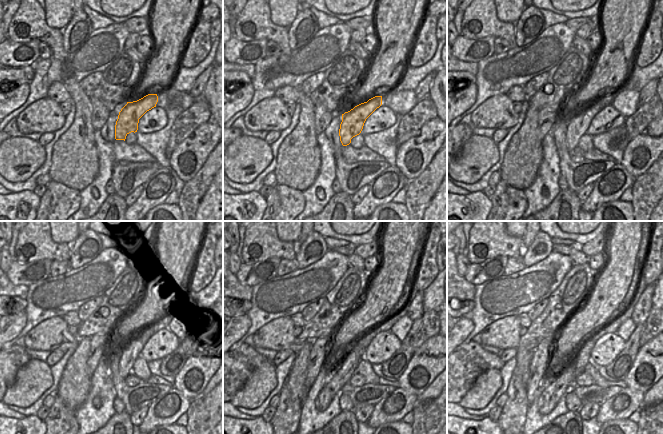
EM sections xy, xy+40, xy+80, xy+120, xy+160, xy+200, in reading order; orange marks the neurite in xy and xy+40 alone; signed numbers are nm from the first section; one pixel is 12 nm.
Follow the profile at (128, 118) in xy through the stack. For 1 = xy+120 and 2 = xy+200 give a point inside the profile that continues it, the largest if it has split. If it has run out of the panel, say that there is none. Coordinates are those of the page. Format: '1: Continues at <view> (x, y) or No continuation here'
1: Continues at xy+120 (127, 355)
2: Continues at xy+200 (558, 388).

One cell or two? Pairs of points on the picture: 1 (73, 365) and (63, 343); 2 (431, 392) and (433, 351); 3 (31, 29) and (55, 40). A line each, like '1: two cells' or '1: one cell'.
1: two cells
2: two cells
3: one cell

